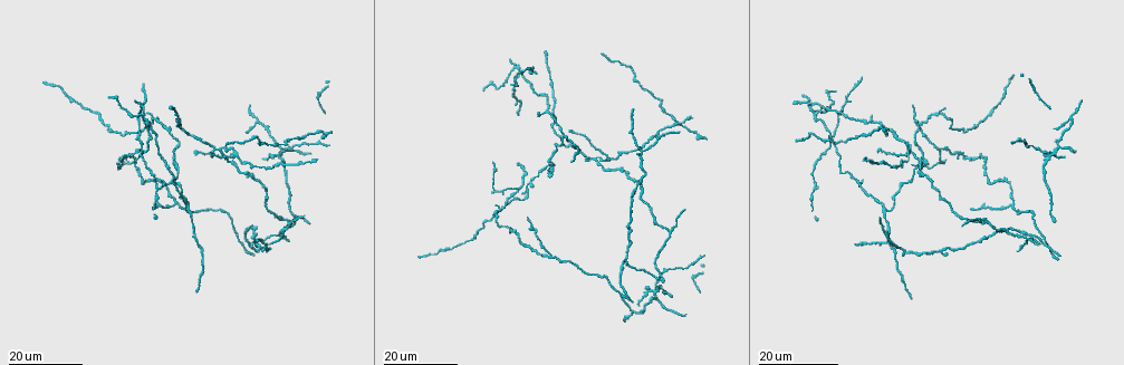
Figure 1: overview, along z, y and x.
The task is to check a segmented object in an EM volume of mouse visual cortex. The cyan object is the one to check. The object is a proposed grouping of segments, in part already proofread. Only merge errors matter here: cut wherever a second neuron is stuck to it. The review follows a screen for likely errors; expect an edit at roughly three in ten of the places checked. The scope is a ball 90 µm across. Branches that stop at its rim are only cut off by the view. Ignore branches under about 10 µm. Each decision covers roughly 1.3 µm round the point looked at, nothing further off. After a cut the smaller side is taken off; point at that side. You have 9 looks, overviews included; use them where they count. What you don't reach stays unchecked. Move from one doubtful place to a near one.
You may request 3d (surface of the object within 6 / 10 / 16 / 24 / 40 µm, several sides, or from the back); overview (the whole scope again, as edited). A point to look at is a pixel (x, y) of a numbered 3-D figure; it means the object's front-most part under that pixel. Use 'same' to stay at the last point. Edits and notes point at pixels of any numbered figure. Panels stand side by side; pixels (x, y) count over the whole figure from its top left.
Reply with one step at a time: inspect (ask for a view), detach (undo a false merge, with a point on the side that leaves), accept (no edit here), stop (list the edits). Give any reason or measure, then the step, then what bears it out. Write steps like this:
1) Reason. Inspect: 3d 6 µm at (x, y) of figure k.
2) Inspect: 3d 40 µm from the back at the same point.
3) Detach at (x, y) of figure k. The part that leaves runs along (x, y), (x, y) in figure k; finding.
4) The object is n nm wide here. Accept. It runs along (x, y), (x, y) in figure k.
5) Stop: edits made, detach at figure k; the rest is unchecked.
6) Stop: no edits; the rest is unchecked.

Arms part here. Inspect: 3d 16 µm at (549, 257) of figure 1.

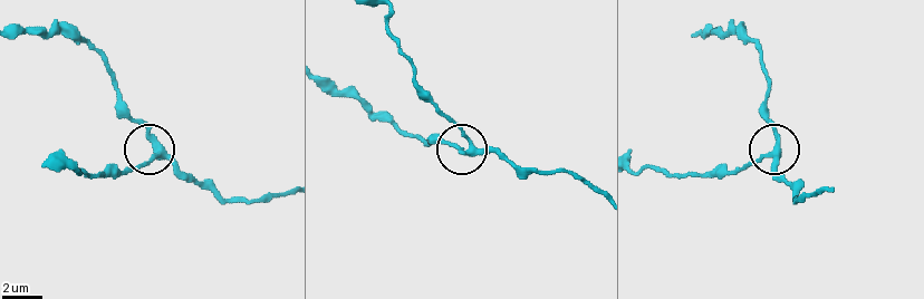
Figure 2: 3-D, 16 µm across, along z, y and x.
Inspect: 3d 6 µm at (472, 148) of figure 2.

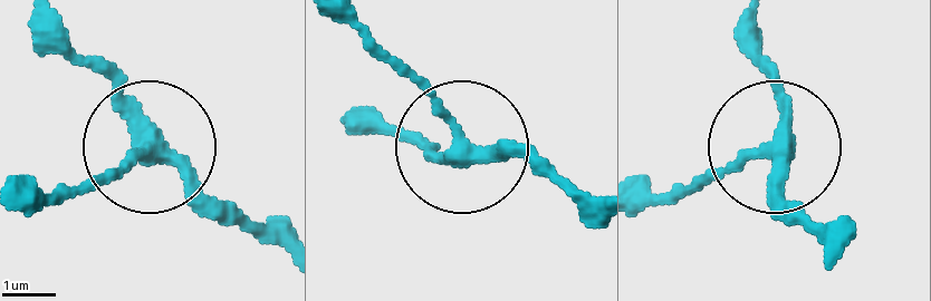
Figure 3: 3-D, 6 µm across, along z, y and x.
Detach at (107, 176) of figure 3. The part that leaves runs along (151, 147), (48, 200) in figure 3; two neurons meet here.

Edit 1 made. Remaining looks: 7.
Inspect: 3d 16 µm at (217, 150) of figure 1.

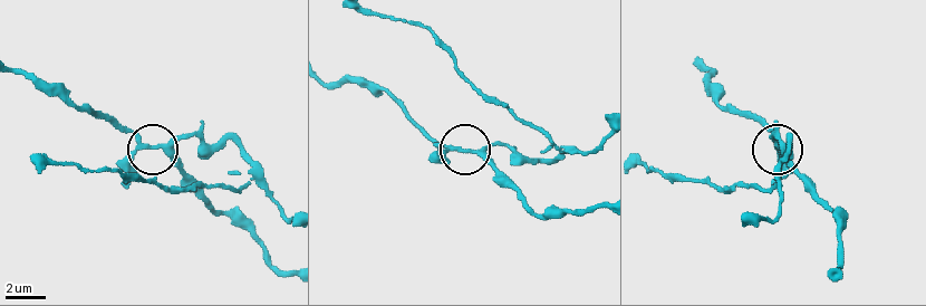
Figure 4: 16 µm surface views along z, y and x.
Inspect: 3d 10 µm at (477, 151) of figure 4.

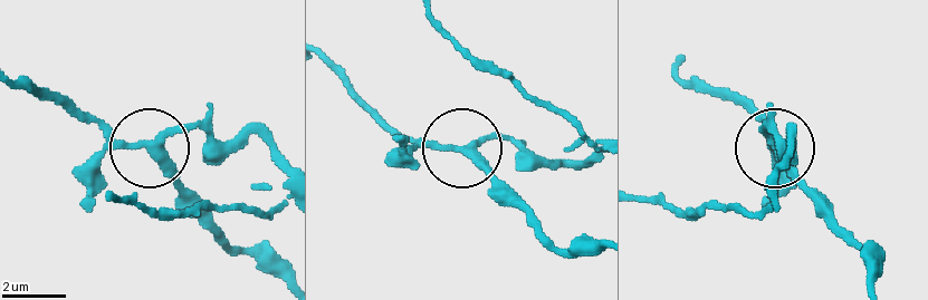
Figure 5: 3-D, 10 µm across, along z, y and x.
Accept. It runs along (281, 280), (217, 230), (161, 157), (121, 147), (68, 105) in figure 5; continuous, no second neuron.

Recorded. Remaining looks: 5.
Three-way junction. Inspect: 3d 16 µm at (187, 206) of figure 1.

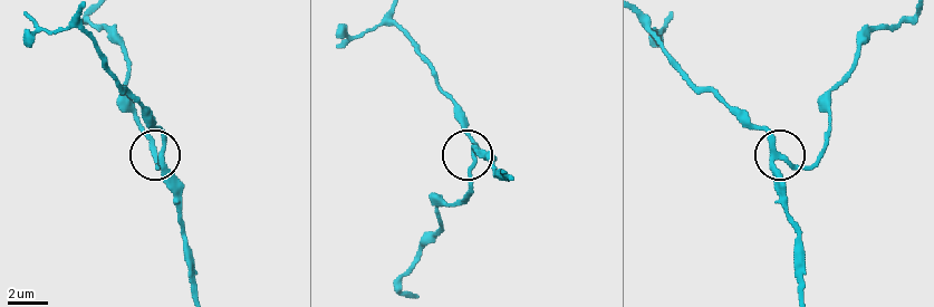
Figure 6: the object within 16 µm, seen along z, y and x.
Zoom in. Inspect: 3d 6 µm at (476, 147) of figure 6.

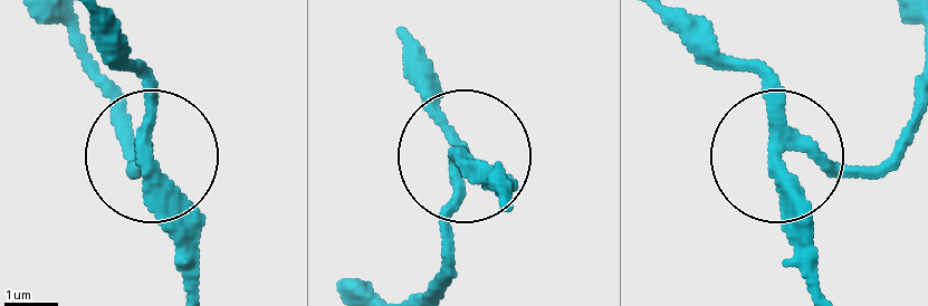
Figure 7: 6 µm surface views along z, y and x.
Other side. Inspect: 3d 6 µm from the back at (459, 156) of figure 7.

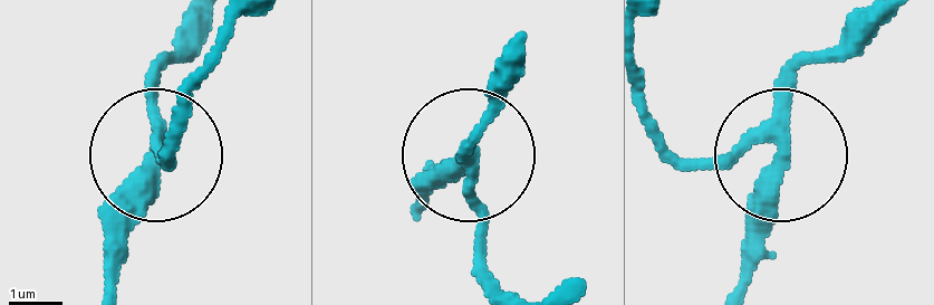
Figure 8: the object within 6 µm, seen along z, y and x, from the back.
The object is 270 nm wide here. Accept. It runs along (643, 118), (692, 159), (781, 159), (745, 292) in figure 8; continuous, no second neuron.

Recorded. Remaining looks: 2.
Branch point. Inspect: 3d 24 µm at (518, 187) of figure 1.

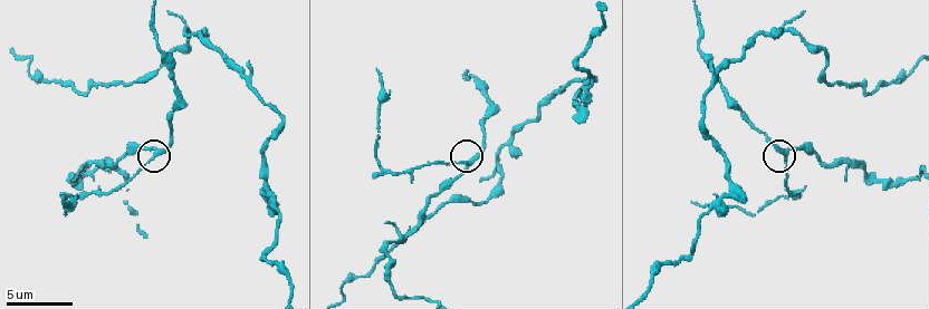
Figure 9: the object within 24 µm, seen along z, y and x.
Inspect: 3d 10 µm at (467, 161) of figure 9.

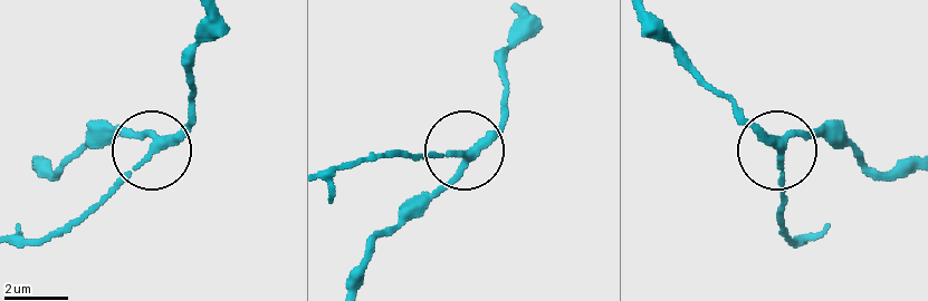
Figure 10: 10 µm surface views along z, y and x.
The side arm is 17 µm long; 3 arms meet here. Accept. All the same neuron.

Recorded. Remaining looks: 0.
Stop: edits made, detach at figure 3; the rest is unchecked.

